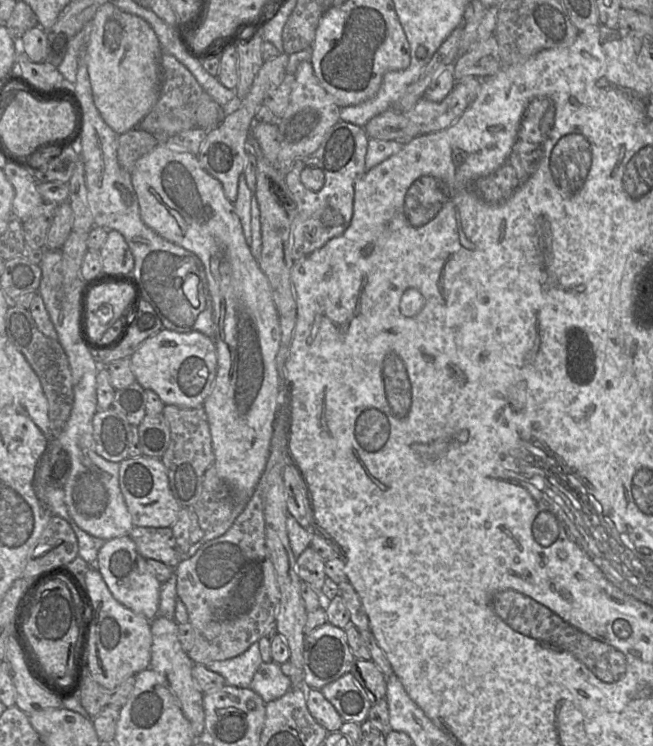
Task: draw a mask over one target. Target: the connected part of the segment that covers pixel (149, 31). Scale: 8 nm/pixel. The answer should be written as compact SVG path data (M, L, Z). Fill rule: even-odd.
M112 2L100 6L89 25L88 41L84 50L80 49L78 68L80 62L85 62L88 67L95 106L105 123L120 135L138 127L158 100L161 44L152 27L144 19L121 11Z

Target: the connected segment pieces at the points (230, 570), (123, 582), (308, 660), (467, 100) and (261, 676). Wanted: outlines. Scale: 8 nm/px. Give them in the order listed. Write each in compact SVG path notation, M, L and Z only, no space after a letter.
M288 402L278 411L273 423L270 455L253 496L247 502L230 529L222 536L204 543L197 552L184 558L175 568L177 597L186 606L189 623L194 630L194 645L188 656L194 664L205 665L223 661L244 653L262 637L272 637L275 633L276 615L280 604L280 589L274 565L265 540L265 501L266 494L281 475L288 463L293 463L288 453L289 409Z
M123 536L106 541L99 550L95 565L90 565L90 567L96 567L112 596L124 607L138 615L144 616L150 621L158 616L162 583L149 571L146 559L137 552L136 546L130 537Z
M325 623L312 633L305 634L302 669L304 680L311 689L320 690L346 673L350 673L355 660L347 642L345 629Z
M473 76L456 80L452 91L442 101L432 102L422 98L401 114L415 135L446 129L456 122L476 99L482 80Z
M275 662L262 663L255 673L250 689L257 693L265 703L276 700L293 689L290 676L283 673Z

